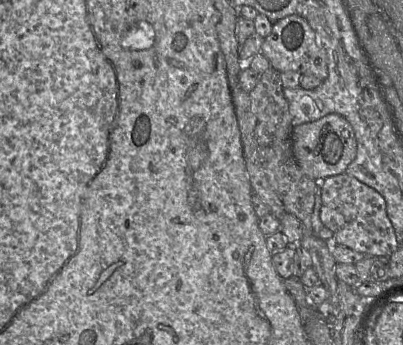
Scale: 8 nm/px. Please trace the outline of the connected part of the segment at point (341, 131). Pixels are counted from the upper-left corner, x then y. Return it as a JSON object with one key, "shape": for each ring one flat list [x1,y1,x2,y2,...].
{"shape":[[331,113,308,123,296,125,292,132,292,150,303,172,315,181,345,173,356,157,357,140,354,129,342,115]]}

